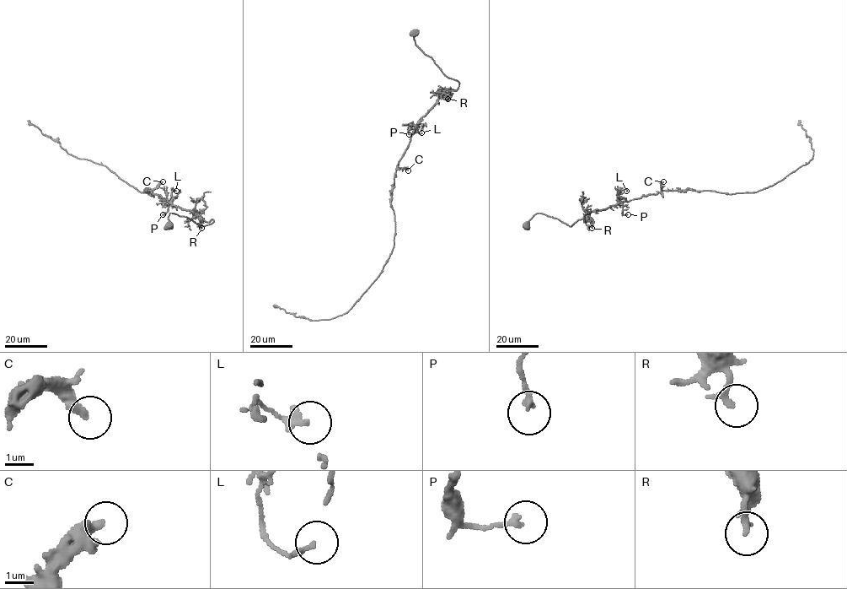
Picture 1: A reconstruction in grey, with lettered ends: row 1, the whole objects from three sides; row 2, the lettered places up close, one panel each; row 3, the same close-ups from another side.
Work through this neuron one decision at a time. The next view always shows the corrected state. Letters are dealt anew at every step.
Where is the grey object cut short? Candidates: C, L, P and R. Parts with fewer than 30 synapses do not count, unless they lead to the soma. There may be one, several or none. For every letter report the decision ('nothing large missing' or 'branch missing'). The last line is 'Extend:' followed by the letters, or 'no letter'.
C: nothing large missing
L: nothing large missing
P: nothing large missing
R: nothing large missing
Extend: no letter

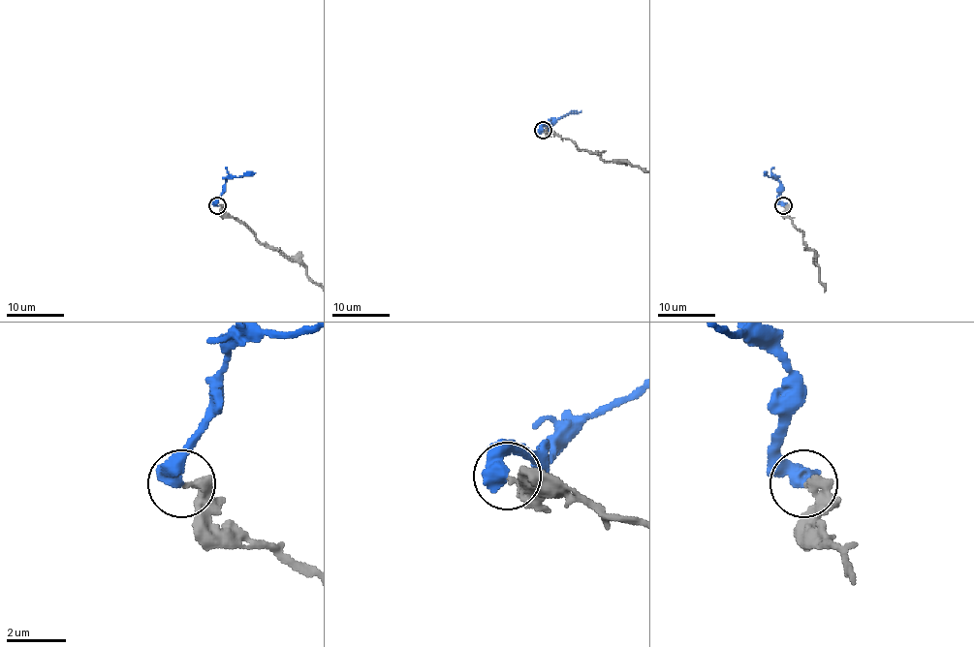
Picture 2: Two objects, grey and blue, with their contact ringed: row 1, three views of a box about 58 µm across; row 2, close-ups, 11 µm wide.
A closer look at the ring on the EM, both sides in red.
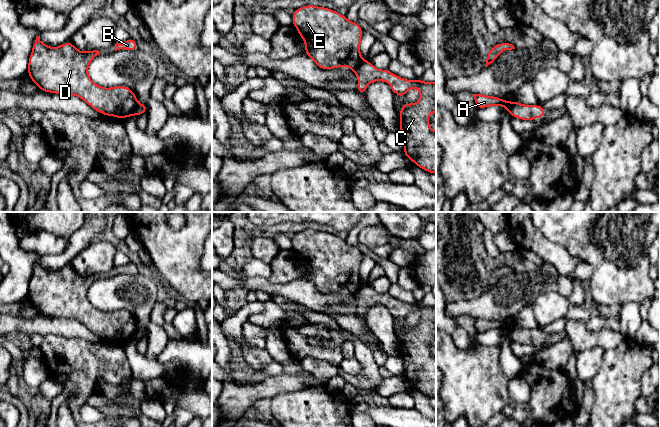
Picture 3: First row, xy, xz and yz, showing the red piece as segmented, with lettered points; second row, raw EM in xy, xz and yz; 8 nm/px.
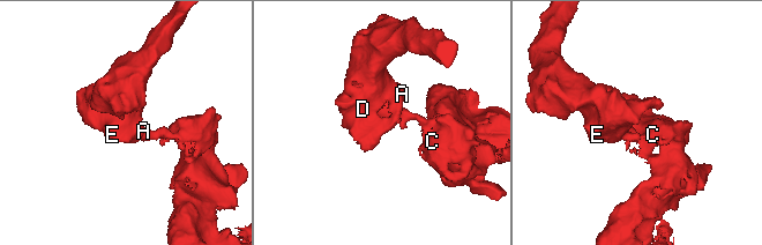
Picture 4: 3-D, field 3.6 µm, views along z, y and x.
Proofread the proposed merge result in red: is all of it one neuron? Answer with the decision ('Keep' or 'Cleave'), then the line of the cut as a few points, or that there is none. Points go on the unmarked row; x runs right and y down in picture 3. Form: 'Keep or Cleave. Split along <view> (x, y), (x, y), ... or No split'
Cleave. Split along xy (138, 328), (133, 338)

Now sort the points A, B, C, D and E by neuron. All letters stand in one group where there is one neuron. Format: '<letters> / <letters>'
A B D E / C

